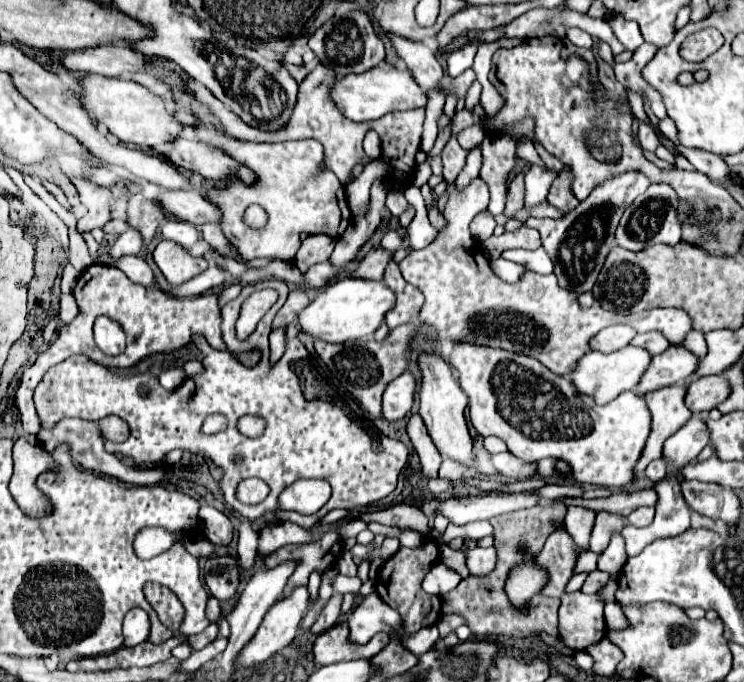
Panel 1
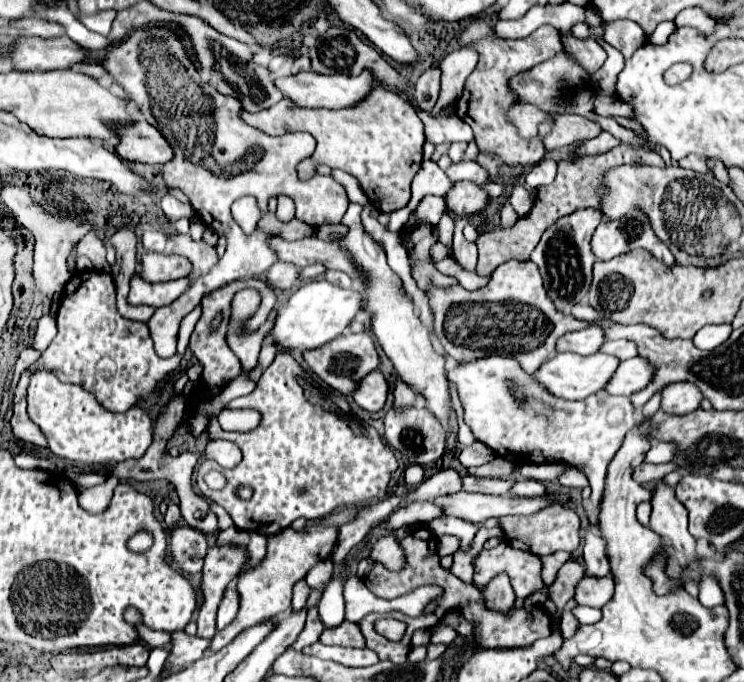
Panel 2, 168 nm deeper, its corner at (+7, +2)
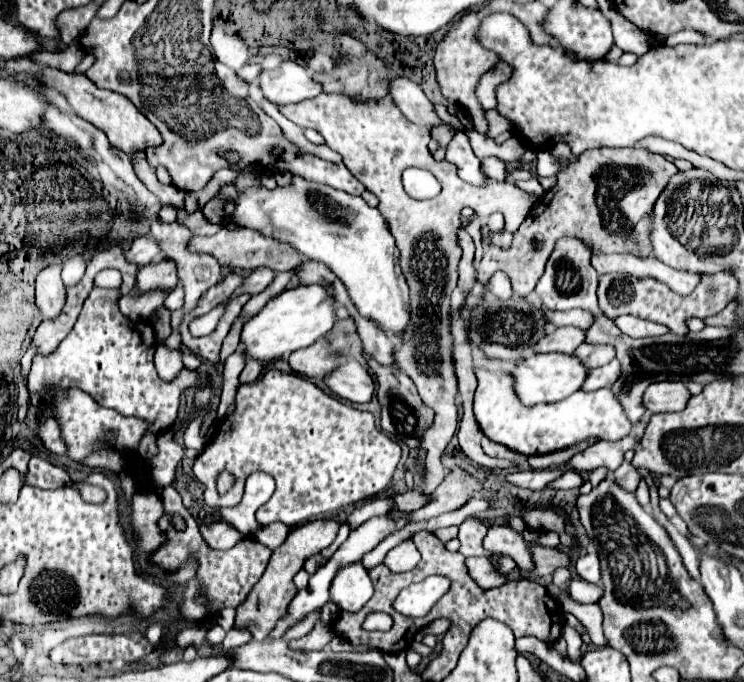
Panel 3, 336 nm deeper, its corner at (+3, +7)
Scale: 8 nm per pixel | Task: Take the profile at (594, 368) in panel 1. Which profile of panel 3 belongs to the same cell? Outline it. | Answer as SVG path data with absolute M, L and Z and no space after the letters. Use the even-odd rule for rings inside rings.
M533 354L517 364L513 370L515 376L515 392L525 406L533 406L539 402L559 402L569 398L573 392L581 390L589 368L581 364L573 354Z

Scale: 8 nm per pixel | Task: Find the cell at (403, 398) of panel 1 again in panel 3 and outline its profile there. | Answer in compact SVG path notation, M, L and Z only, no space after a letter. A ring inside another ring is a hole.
M349 360L341 364L337 370L333 370L325 378L327 386L341 398L349 402L371 402L375 396L375 380L367 372L365 366L361 366L355 360Z

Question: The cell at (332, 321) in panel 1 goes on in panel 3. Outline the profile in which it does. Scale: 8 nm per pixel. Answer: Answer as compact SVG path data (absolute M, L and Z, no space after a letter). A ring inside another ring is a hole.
M301 284L289 288L267 302L267 306L253 316L241 332L241 348L261 362L269 362L281 356L289 356L299 348L307 348L315 344L321 336L325 336L335 324L335 300L329 292L319 284Z

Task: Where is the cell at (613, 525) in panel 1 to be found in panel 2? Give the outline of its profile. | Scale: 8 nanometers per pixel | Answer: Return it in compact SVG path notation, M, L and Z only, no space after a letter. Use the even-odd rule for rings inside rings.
M589 529L585 535L583 567L585 567L587 575L591 575L591 577L609 575L609 561L605 555L605 539L599 535L597 529Z

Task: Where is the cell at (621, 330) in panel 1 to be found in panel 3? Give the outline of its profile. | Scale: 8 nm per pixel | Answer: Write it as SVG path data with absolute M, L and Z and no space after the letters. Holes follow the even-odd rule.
M565 326L557 328L553 334L547 334L541 338L533 350L535 352L563 352L563 354L573 354L579 344L585 342L585 330L575 328L575 326Z

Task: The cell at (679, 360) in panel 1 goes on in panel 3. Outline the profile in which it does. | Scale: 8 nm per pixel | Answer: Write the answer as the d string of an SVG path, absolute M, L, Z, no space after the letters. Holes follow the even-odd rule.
M615 358L609 364L591 370L581 390L589 392L589 390L599 390L599 388L611 388L613 380L617 380L617 376L621 376L621 362Z

